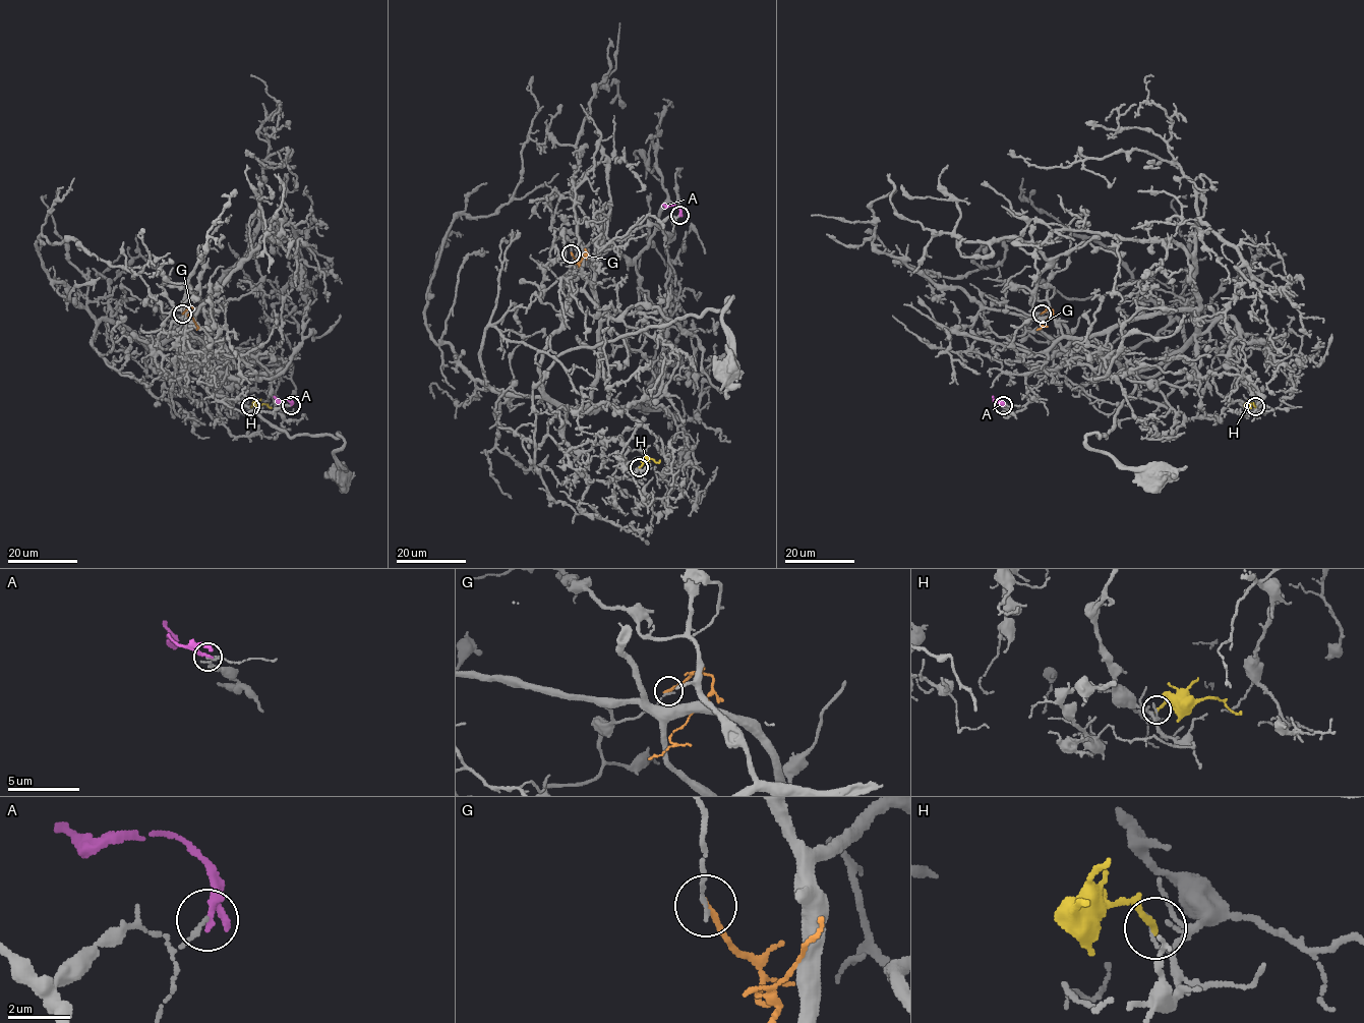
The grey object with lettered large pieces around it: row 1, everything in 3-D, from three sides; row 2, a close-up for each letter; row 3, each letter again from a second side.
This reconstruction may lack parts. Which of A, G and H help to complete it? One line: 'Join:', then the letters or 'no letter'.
Join: no letter

